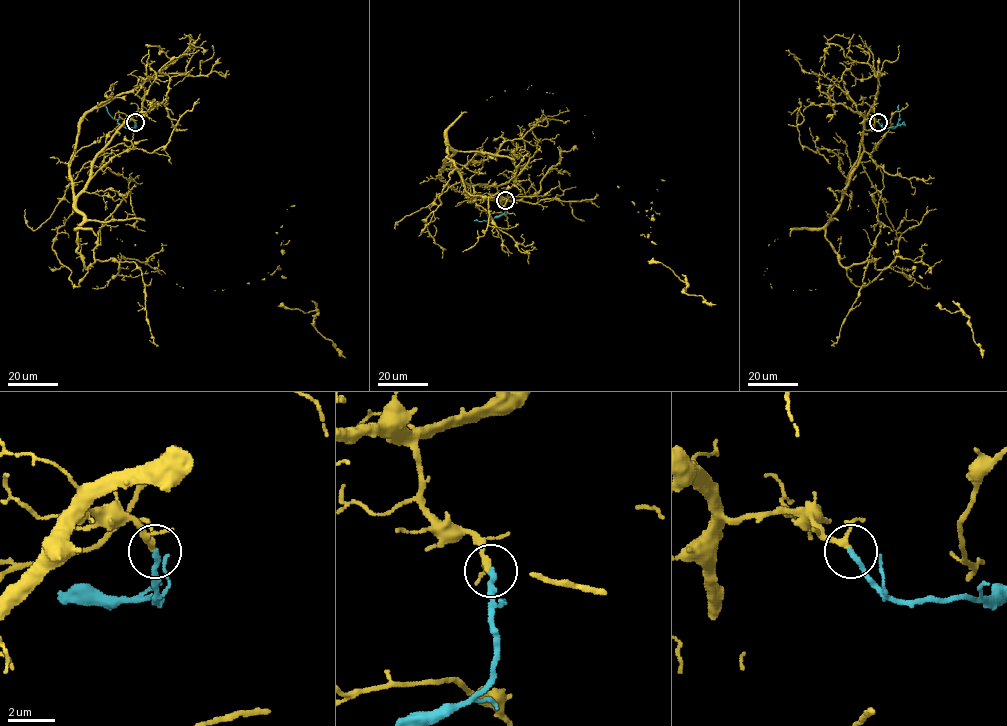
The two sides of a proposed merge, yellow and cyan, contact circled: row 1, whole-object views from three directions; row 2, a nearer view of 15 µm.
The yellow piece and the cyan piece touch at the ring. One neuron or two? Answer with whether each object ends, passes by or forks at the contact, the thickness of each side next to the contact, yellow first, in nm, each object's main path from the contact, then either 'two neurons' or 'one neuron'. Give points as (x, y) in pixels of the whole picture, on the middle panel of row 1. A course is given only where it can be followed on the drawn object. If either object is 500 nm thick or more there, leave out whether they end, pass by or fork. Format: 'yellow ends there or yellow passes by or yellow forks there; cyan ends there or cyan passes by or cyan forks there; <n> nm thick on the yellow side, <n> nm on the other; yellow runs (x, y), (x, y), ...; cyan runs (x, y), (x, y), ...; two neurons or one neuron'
yellow passes by; cyan ends there; 190 nm thick on the yellow side, 240 nm on the other; yellow runs (505, 200), (446, 162), (448, 127), (531, 86), (592, 132), (649, 218), (652, 261), (716, 304); cyan runs (505, 200), (502, 214), (487, 220), (474, 220); one neuron

